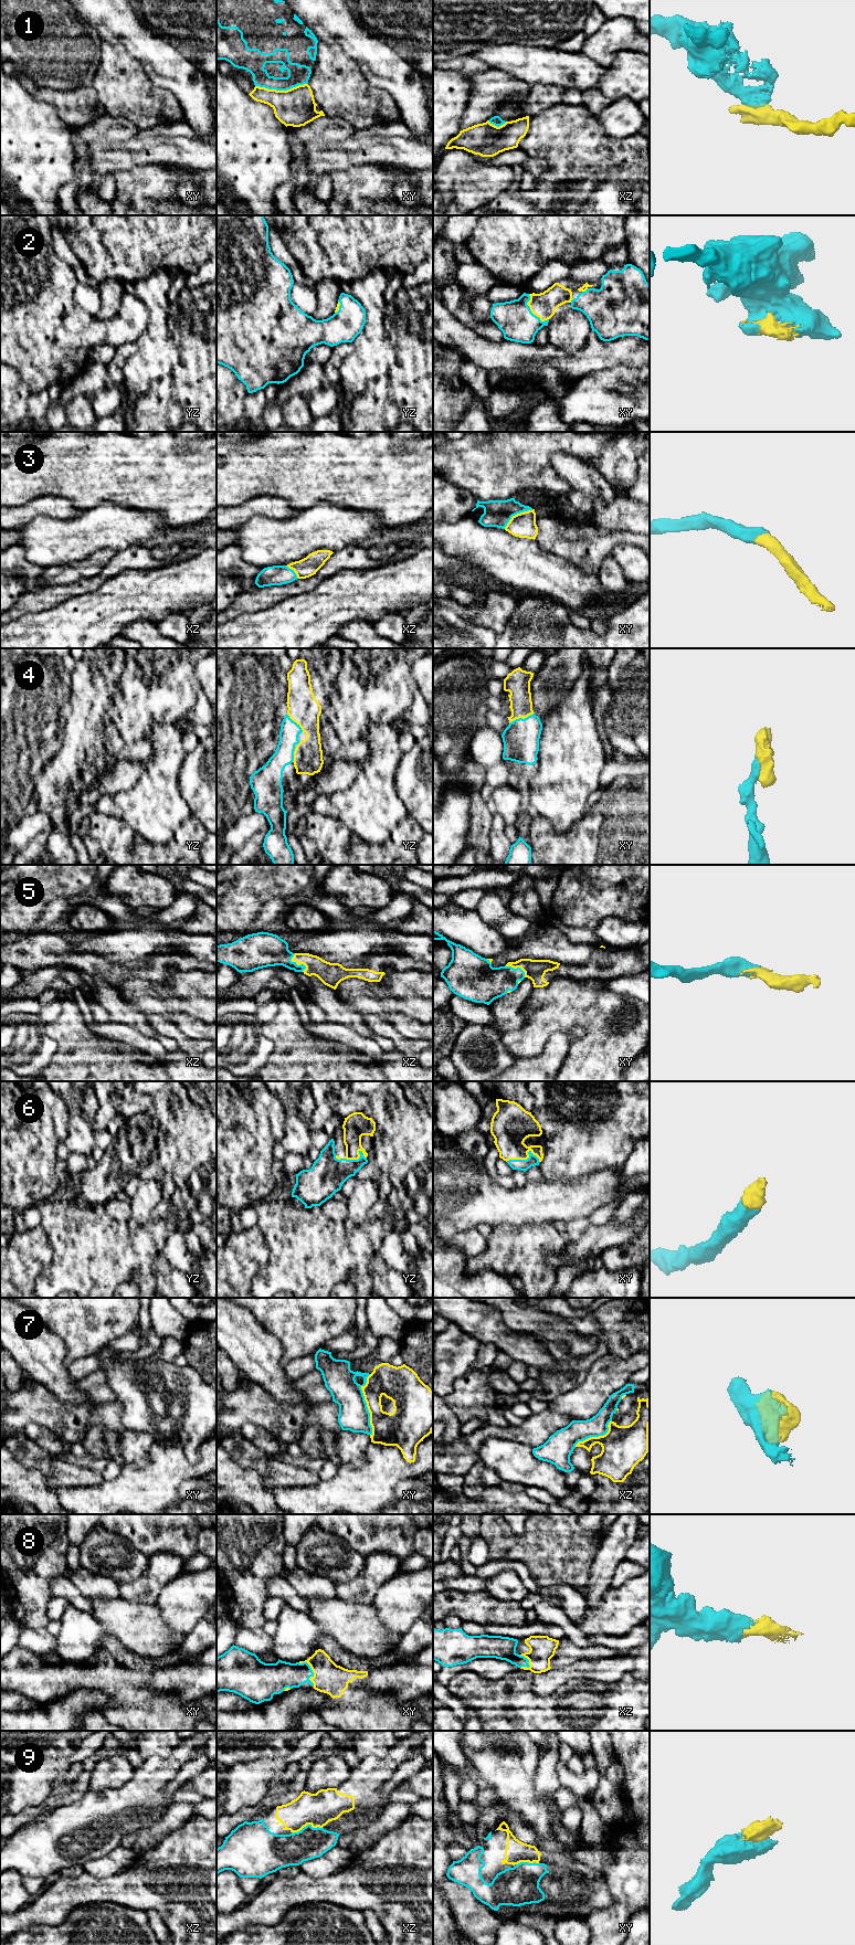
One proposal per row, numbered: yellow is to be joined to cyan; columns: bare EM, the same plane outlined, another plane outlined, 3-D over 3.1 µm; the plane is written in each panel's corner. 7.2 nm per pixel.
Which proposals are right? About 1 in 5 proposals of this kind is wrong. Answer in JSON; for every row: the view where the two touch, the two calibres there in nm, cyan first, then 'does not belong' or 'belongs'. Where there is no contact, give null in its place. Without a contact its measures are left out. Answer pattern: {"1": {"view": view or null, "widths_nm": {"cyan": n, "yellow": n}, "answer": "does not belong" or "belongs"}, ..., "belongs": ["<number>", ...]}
{"1": {"view": "xy", "widths_nm": {"cyan": 150, "yellow": 280}, "answer": "does not belong"}, "2": {"view": "xy", "widths_nm": {"cyan": 260, "yellow": 190}, "answer": "belongs"}, "3": {"view": "xy", "widths_nm": {"cyan": 190, "yellow": 180}, "answer": "belongs"}, "4": {"view": "xy", "widths_nm": {"cyan": 260, "yellow": 180}, "answer": "belongs"}, "5": {"view": "xz", "widths_nm": {"cyan": 240, "yellow": 150}, "answer": "belongs"}, "6": {"view": "yz", "widths_nm": {"cyan": 260, "yellow": 180}, "answer": "belongs"}, "7": {"view": "xy", "widths_nm": {"cyan": 220, "yellow": 240}, "answer": "belongs"}, "8": {"view": "xy", "widths_nm": {"cyan": 200, "yellow": 220}, "answer": "belongs"}, "9": {"view": "xz", "widths_nm": {"cyan": 240, "yellow": 240}, "answer": "belongs"}, "belongs": ["2", "3", "4", "5", "6", "7", "8", "9"]}

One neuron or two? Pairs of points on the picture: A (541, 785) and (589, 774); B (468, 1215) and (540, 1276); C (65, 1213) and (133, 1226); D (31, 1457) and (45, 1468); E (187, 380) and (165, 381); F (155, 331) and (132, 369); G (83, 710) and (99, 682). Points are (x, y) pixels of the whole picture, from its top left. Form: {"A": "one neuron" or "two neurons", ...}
{"A": "one neuron", "B": "two neurons", "C": "one neuron", "D": "one neuron", "E": "one neuron", "F": "one neuron", "G": "one neuron"}

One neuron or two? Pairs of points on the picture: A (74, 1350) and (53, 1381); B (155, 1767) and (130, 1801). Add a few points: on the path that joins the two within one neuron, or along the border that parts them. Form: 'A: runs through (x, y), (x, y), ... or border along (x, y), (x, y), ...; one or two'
A: border along (60, 1338), (65, 1348), (64, 1363), (67, 1366); two
B: runs through (147, 1776), (130, 1793); one

